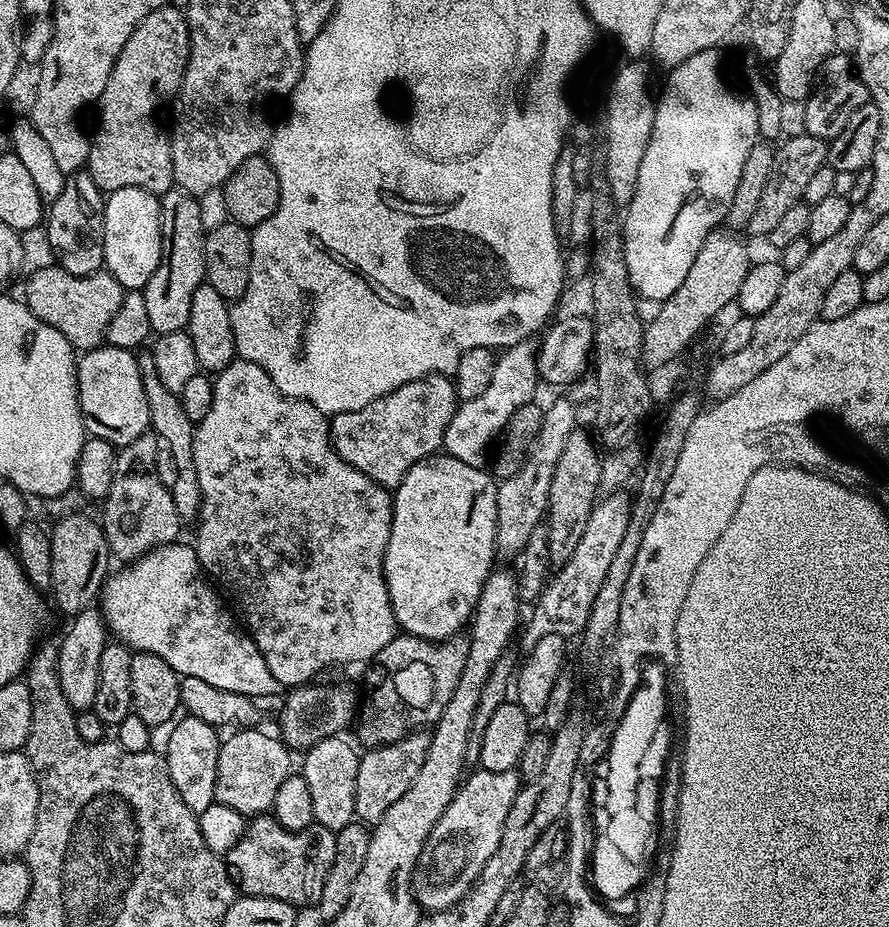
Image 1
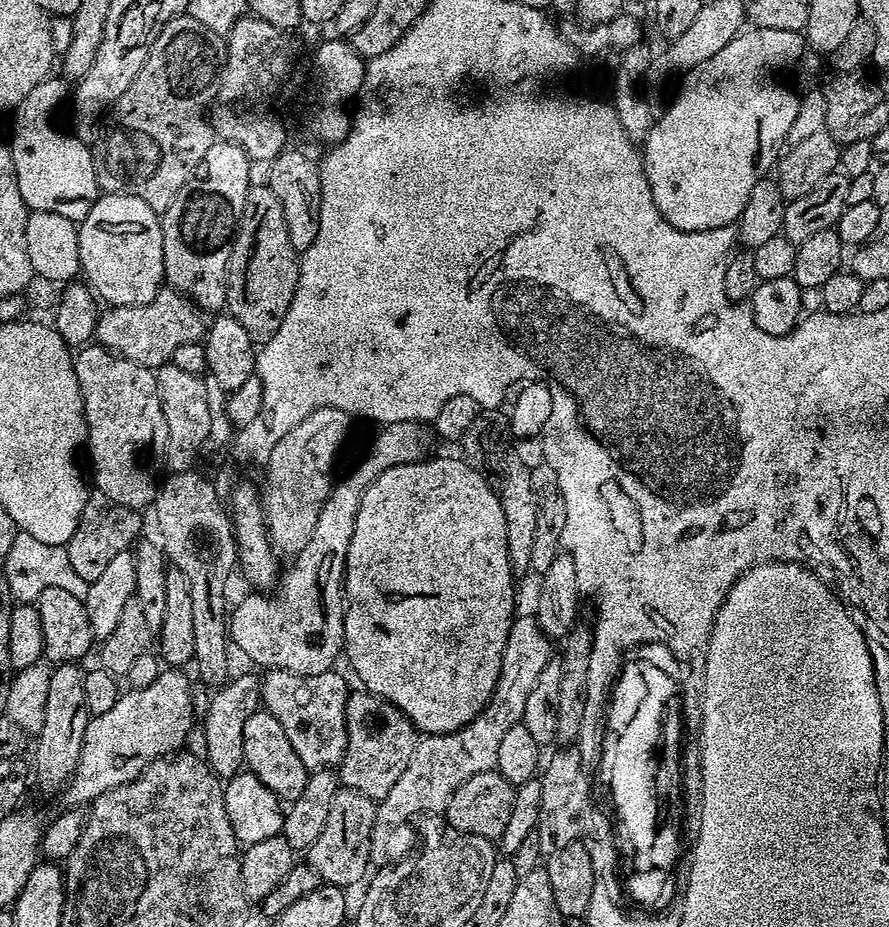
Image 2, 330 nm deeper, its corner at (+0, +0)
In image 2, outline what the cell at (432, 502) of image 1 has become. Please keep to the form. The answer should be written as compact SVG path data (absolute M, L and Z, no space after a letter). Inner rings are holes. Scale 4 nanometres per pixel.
M440 456L437 460L425 458L415 464L399 464L374 478L362 494L358 506L358 518L354 522L354 538L350 538L350 550L344 571L344 651L348 664L356 671L363 687L383 700L398 706L410 718L410 722L424 734L437 736L466 726L488 705L494 694L502 670L502 654L506 650L506 638L510 638L510 626L517 615L516 588L512 585L514 573L506 546L506 514L502 514L502 502L497 489L488 485L489 477L464 464L463 459L451 460Z

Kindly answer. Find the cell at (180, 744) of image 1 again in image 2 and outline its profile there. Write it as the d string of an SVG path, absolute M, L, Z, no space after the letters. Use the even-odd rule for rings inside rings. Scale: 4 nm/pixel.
M233 675L227 682L219 685L204 712L204 752L212 771L221 778L227 778L245 767L242 750L242 730L246 727L246 718L254 714L262 704L260 698L260 680L252 676Z

